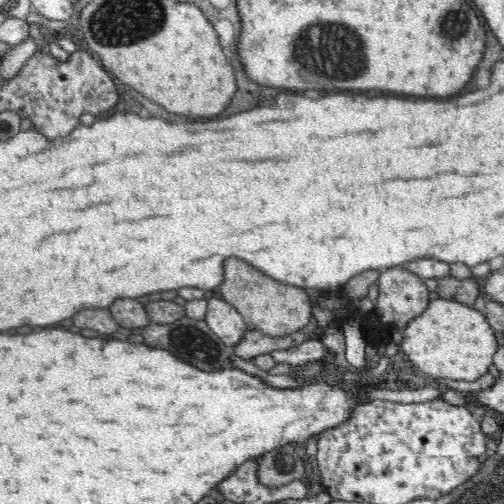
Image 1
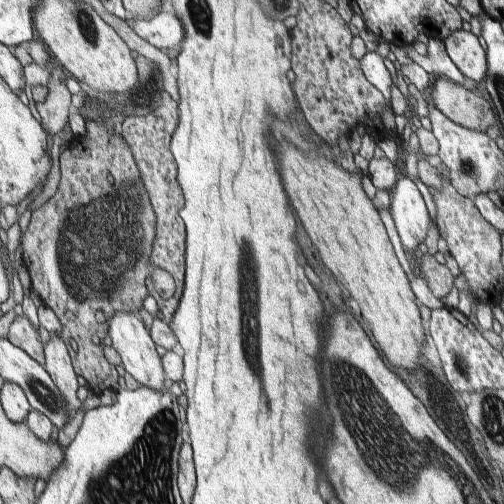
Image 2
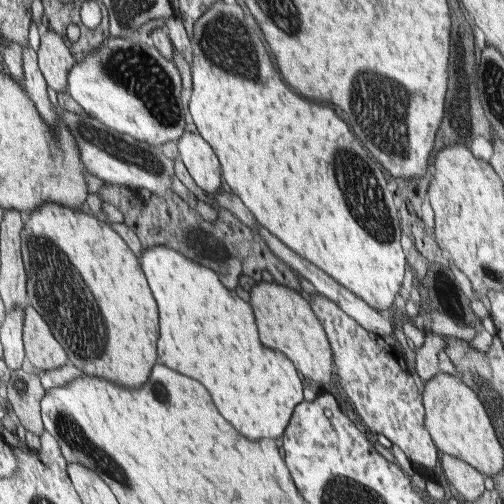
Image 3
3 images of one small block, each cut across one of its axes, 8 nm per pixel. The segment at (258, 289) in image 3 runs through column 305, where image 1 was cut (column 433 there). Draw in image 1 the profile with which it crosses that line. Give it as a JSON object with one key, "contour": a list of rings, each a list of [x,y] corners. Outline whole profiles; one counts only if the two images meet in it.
{"contour":[[[442,298],[430,302],[428,310],[424,310],[420,318],[414,318],[402,334],[400,346],[416,368],[444,382],[478,382],[484,374],[492,372],[500,348],[496,332],[484,314],[476,308]]]}

